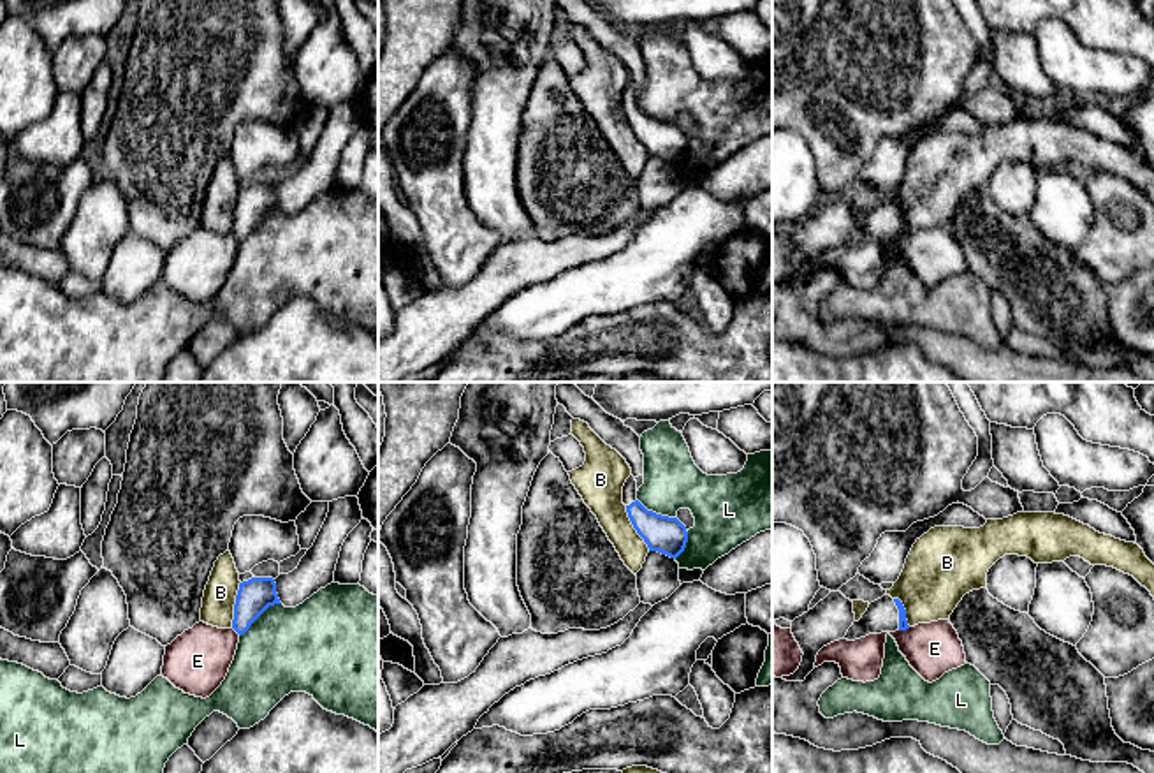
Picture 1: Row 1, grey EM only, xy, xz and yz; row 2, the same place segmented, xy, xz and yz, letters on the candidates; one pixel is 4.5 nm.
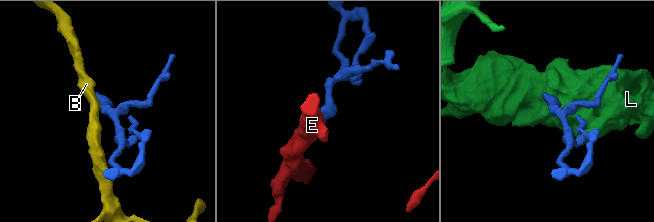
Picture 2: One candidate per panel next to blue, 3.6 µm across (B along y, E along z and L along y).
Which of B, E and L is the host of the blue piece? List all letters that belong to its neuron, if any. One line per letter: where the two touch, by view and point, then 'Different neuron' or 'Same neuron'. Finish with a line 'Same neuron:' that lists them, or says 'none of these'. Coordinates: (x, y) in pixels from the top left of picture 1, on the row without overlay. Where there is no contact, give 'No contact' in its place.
B: Touches blue at xy (234, 210). Different neuron
E: Touches blue at yz (905, 235). Different neuron
L: Touches blue at xy (259, 220). Different neuron
Same neuron: none of these

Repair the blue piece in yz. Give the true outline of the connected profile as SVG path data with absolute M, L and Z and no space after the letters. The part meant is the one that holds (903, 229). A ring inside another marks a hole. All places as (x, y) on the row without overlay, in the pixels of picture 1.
M883 201L869 210L867 217L858 227L848 234L843 245L855 247L869 239L895 238L909 234L906 215L899 204Z

